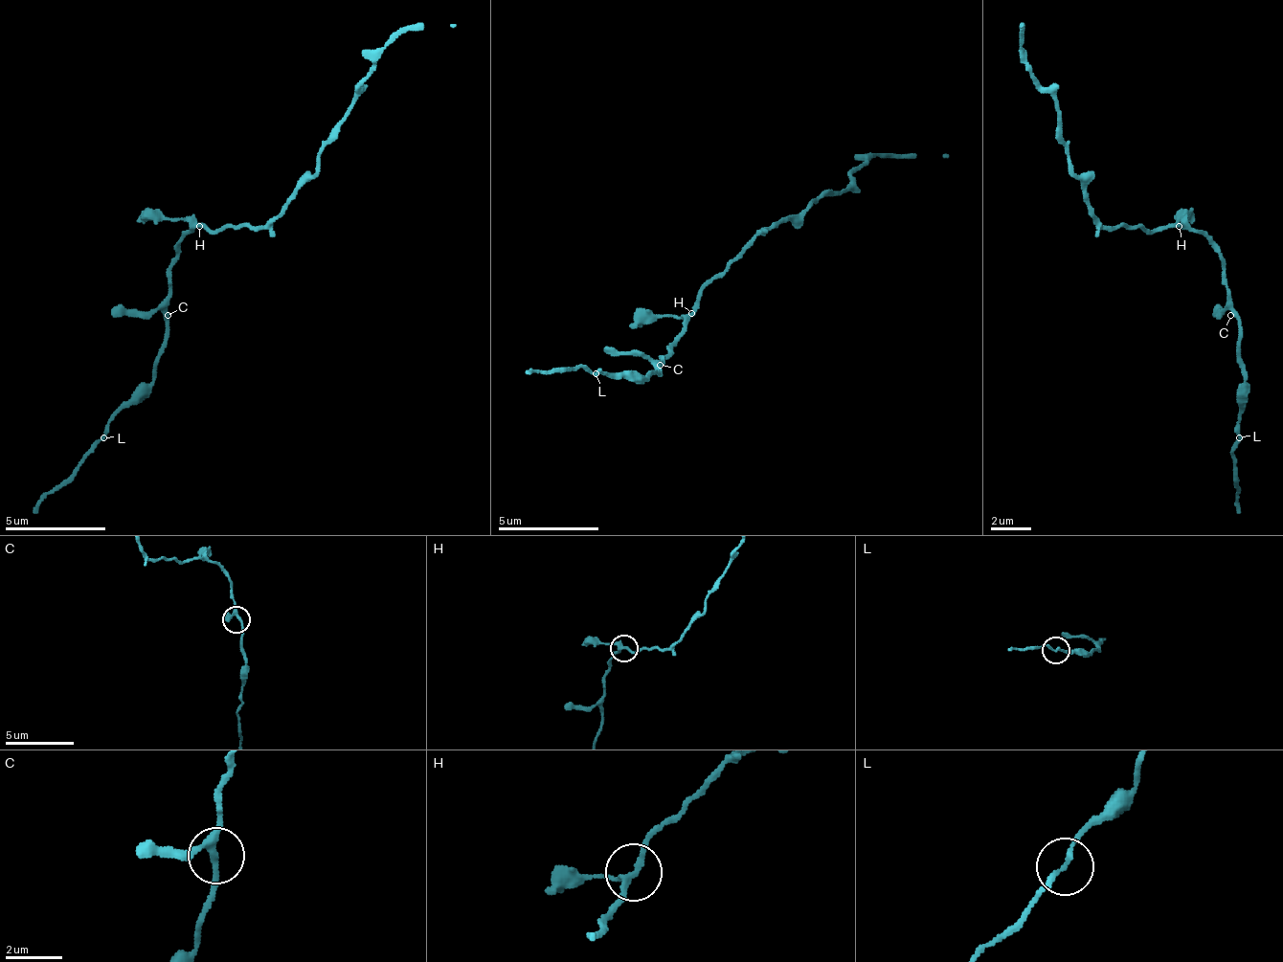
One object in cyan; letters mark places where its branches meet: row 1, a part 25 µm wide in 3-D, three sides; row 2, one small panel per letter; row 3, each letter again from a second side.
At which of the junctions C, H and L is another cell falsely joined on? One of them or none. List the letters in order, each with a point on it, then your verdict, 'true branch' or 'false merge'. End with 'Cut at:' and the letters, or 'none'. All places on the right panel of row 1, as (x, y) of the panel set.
C: place (1230, 315); true branch
H: place (1179, 226); true branch
L: place (1239, 437); true branch
Cut at: none

